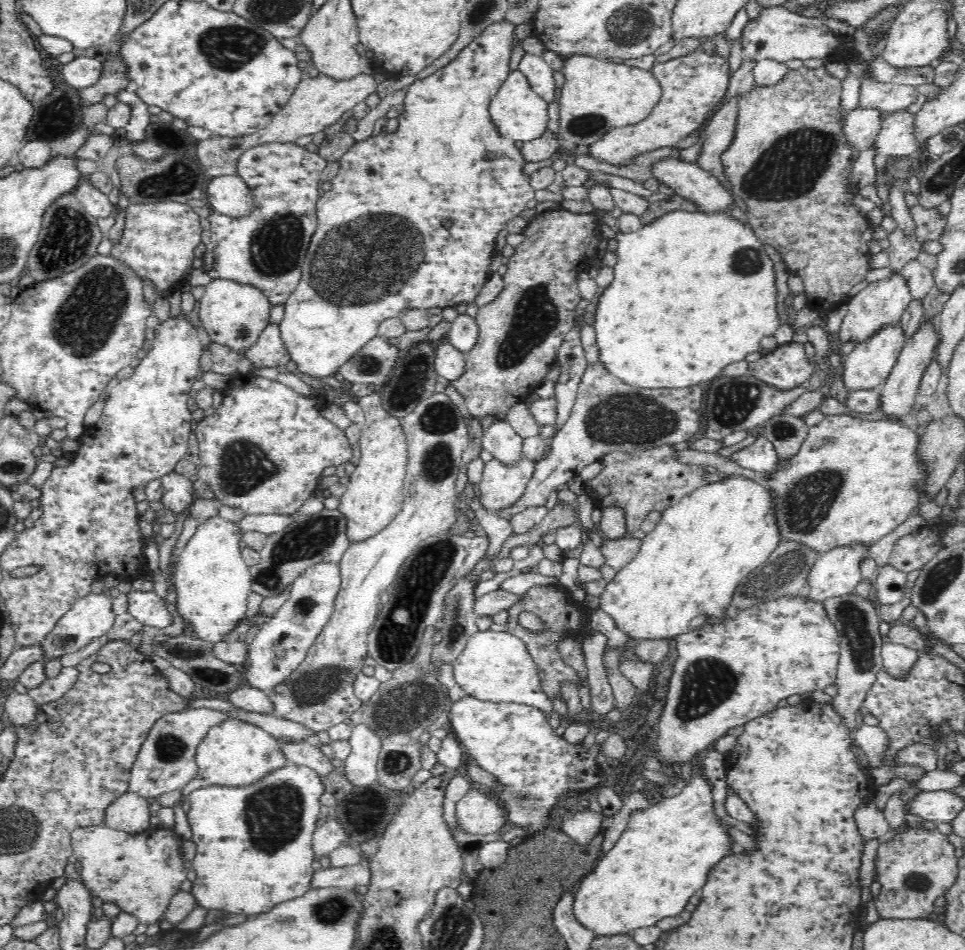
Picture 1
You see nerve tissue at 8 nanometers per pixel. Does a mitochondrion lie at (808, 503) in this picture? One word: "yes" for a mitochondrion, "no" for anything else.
yes

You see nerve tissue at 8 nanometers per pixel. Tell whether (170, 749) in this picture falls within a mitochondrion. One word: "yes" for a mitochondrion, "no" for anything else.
yes

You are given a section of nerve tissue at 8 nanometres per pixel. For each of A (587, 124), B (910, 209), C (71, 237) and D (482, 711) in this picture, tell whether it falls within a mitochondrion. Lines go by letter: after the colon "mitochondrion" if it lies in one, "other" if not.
A: mitochondrion
B: other
C: mitochondrion
D: other

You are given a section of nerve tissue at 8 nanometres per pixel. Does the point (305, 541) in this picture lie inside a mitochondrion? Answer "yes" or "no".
yes

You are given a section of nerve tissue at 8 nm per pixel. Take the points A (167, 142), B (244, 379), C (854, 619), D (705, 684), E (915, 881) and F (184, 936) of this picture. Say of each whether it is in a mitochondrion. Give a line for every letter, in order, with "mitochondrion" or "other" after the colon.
A: mitochondrion
B: other
C: mitochondrion
D: mitochondrion
E: mitochondrion
F: other

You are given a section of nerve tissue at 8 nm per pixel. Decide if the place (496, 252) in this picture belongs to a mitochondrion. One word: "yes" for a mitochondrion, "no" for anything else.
no

